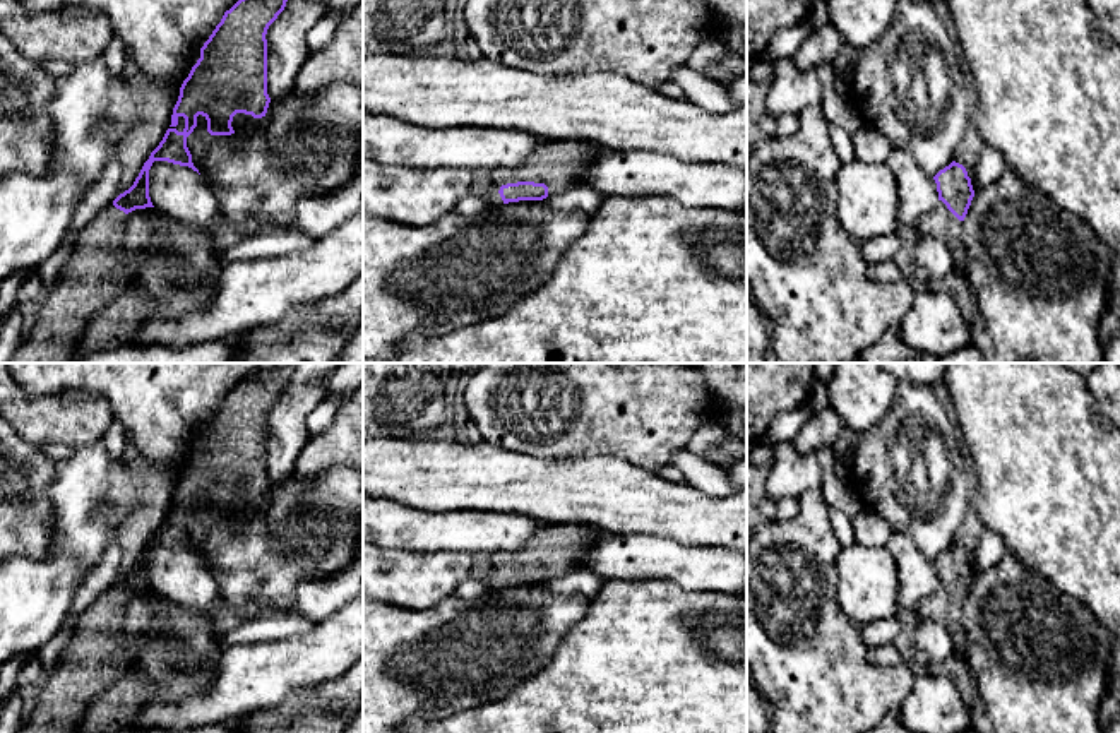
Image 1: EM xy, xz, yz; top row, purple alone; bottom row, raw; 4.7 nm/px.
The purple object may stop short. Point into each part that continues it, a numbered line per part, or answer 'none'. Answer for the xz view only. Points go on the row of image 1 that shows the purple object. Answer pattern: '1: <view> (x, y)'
1: xz (557, 165)

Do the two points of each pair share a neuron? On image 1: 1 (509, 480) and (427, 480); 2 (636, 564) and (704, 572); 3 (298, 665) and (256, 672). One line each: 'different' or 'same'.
1: same
2: same
3: same

